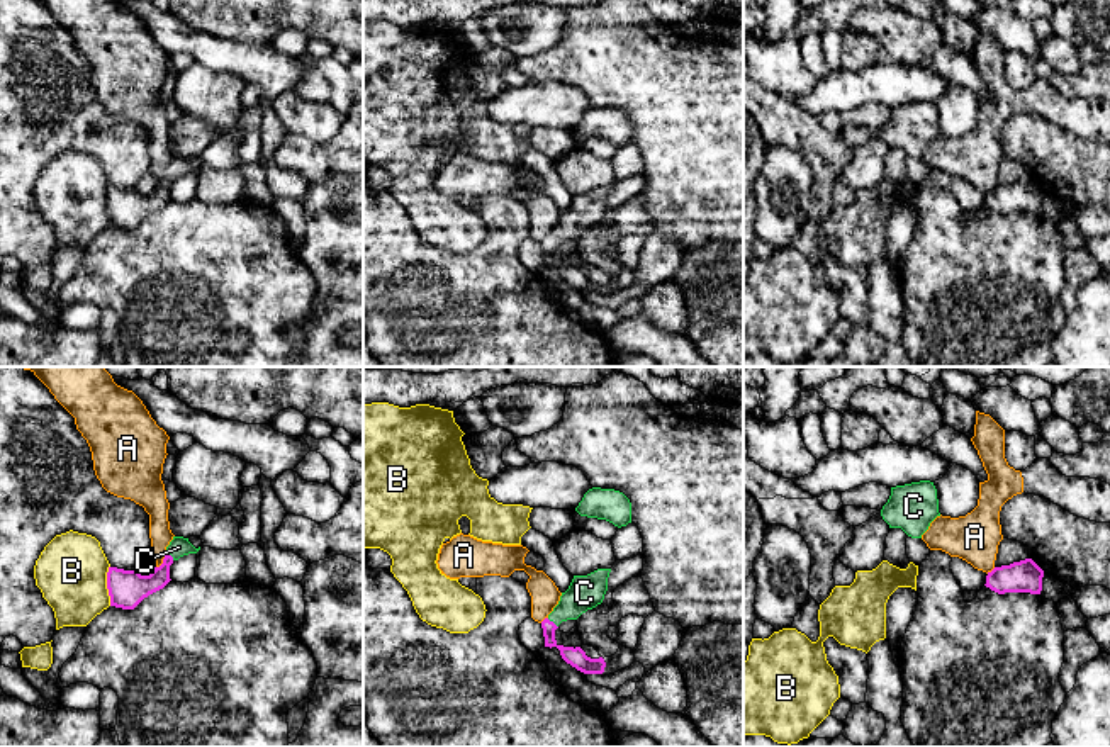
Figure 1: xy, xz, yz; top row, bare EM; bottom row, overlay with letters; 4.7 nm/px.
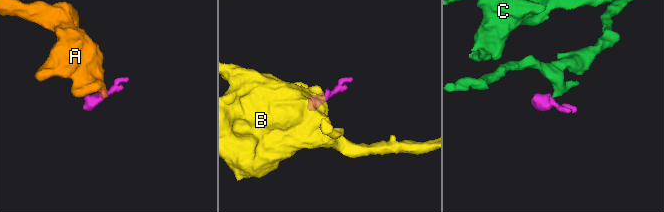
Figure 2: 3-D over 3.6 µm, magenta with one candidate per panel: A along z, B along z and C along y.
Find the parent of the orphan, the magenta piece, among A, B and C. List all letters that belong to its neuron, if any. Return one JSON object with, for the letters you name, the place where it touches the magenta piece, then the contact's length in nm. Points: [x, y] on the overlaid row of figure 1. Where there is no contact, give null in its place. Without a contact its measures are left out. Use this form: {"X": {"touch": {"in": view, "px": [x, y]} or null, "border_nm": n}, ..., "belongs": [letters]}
{"C": {"touch": {"in": "xz", "px": [552, 622]}, "border_nm": 70}, "belongs": ["C"]}

